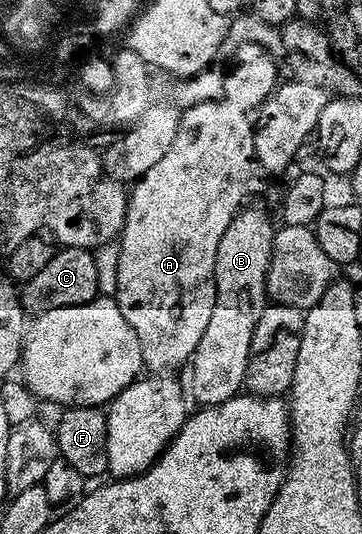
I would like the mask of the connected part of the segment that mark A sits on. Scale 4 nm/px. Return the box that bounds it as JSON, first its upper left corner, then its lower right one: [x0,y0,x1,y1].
[105,43,278,479]

